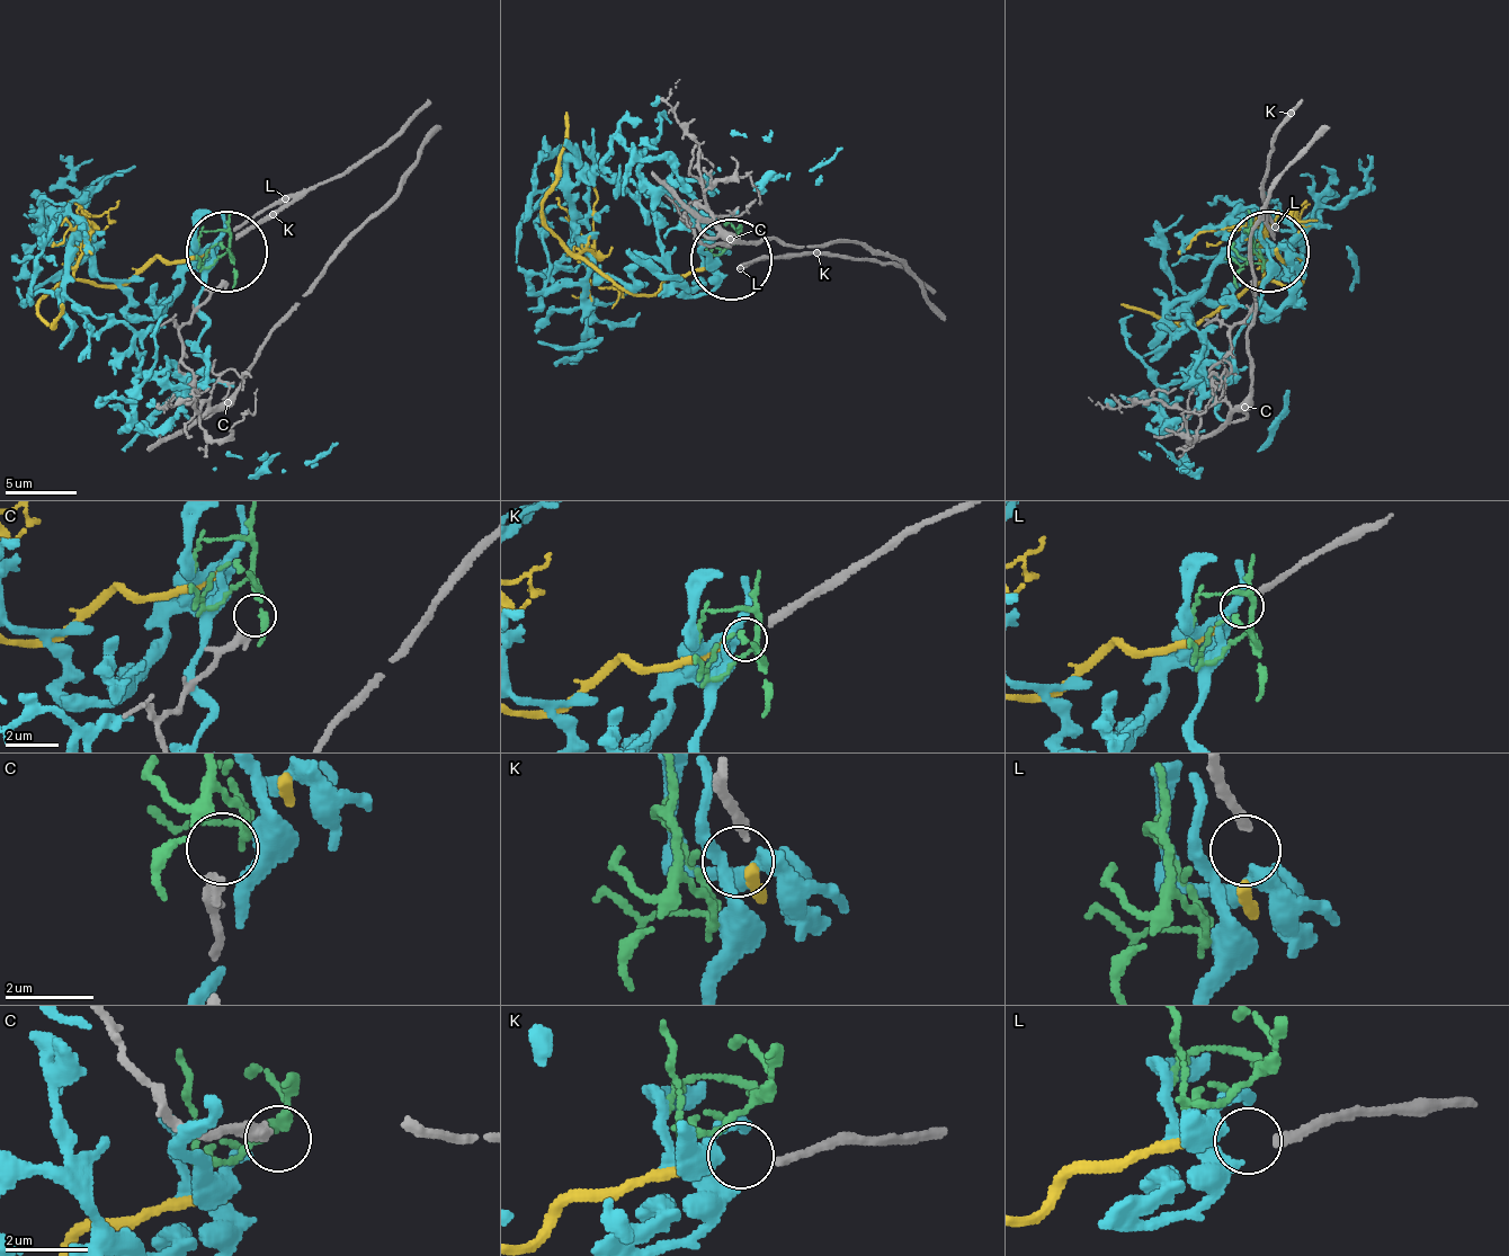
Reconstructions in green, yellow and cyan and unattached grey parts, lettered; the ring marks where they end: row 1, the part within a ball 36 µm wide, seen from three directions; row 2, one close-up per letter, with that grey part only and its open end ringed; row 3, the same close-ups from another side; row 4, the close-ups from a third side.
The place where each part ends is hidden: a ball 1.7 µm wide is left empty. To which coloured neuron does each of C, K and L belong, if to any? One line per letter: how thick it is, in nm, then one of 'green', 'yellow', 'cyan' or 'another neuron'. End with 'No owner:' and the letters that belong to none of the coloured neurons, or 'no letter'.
C: 360 nm thick; green
K: 200 nm thick; yellow
L: 240 nm thick; another neuron
No owner: L

